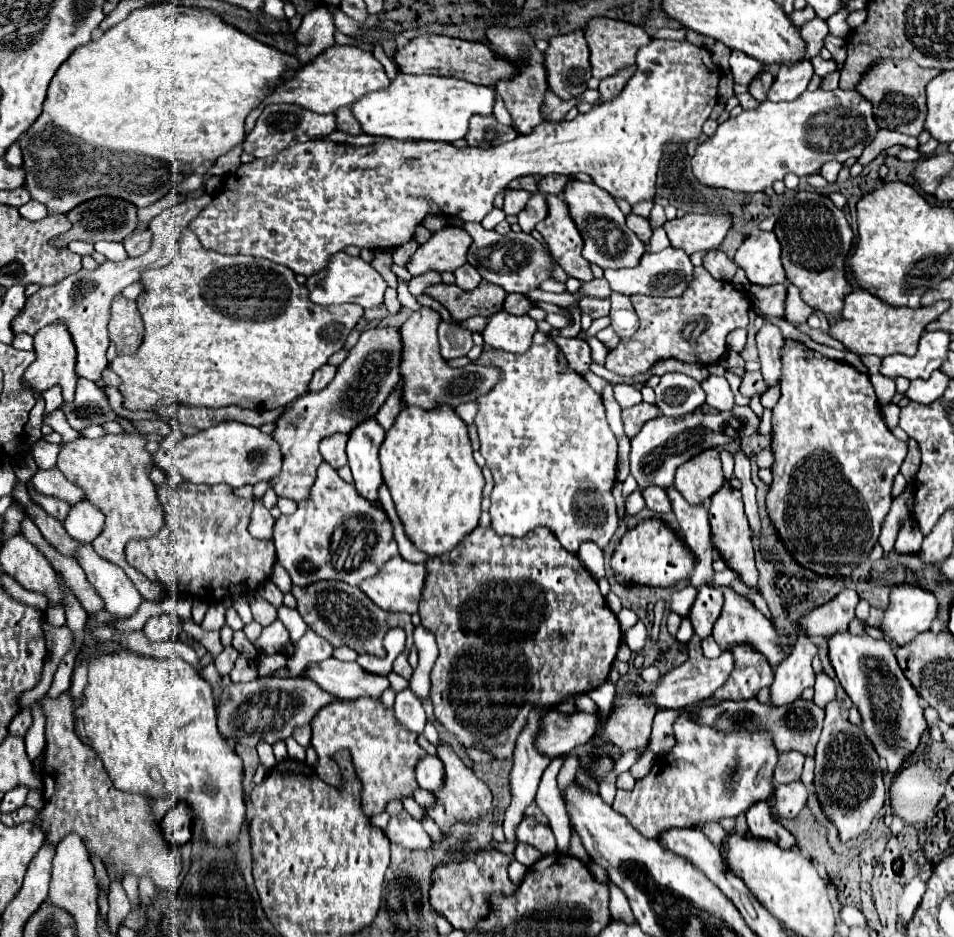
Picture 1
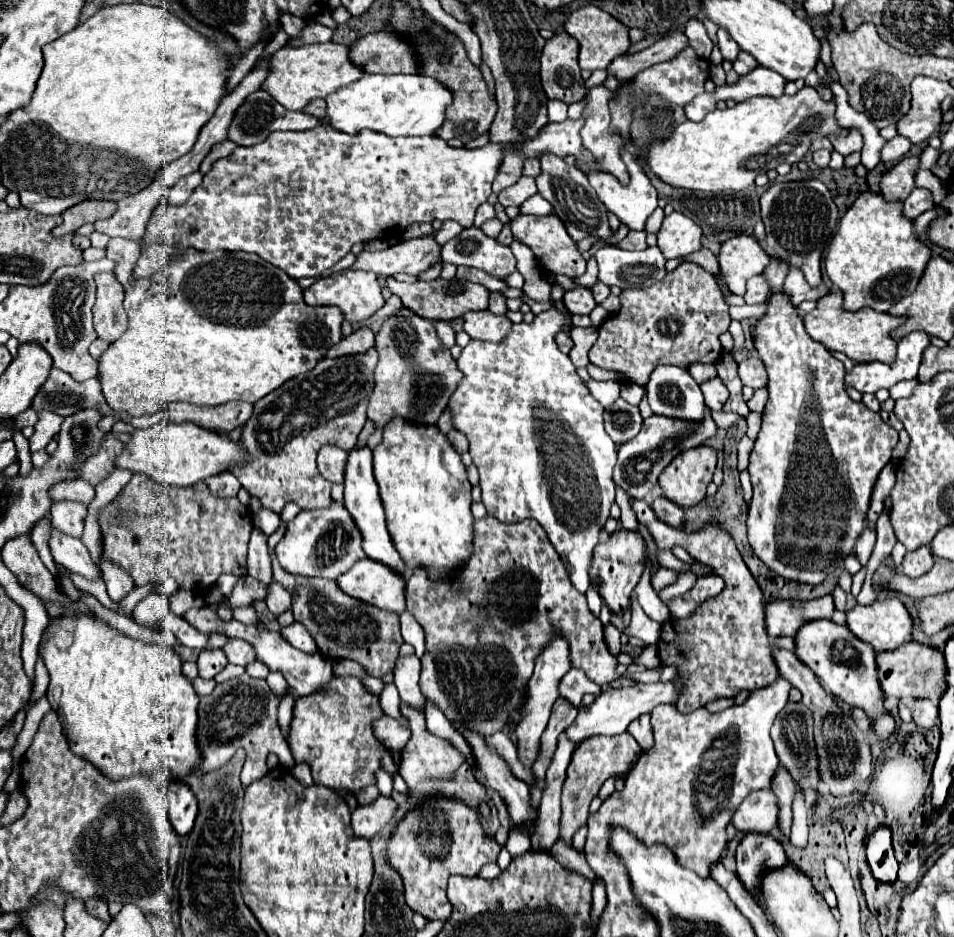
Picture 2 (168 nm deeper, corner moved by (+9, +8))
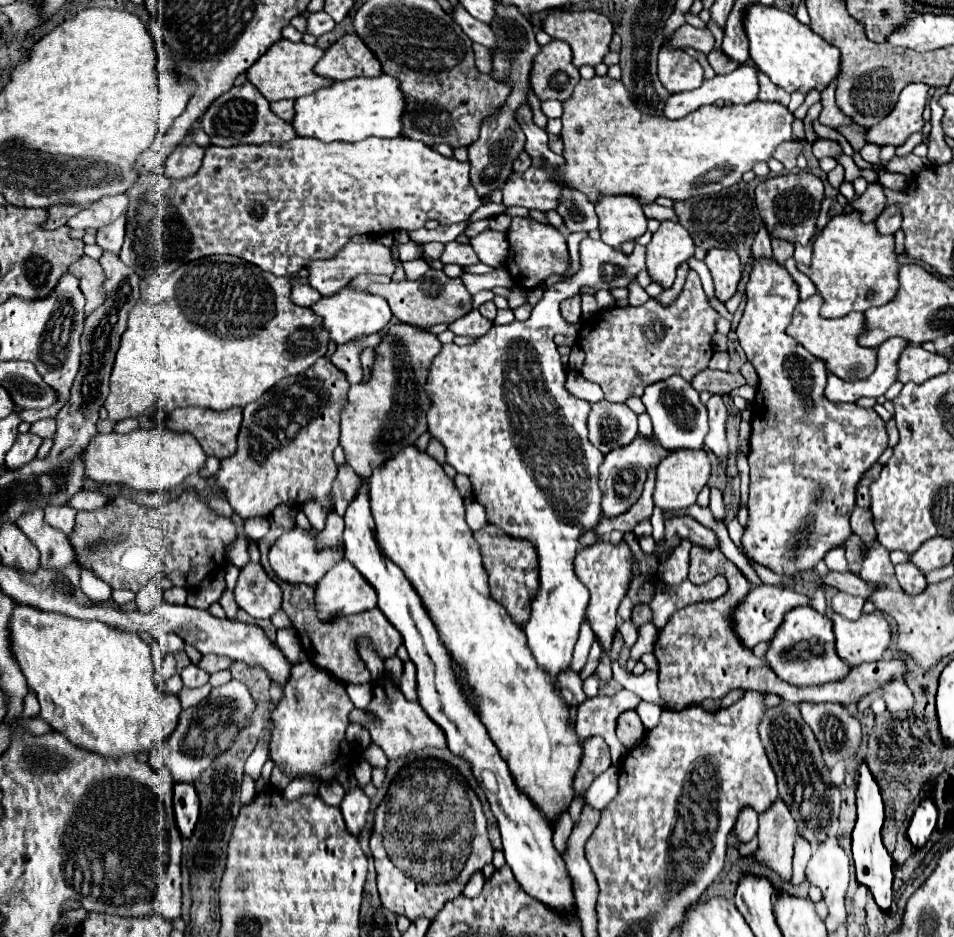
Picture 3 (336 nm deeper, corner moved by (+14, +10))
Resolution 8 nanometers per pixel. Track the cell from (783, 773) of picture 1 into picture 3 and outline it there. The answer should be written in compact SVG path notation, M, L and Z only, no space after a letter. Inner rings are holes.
M774 800L772 808L760 814L758 830L758 850L756 860L768 864L782 878L792 878L792 848L796 838L796 822L784 804L784 800Z

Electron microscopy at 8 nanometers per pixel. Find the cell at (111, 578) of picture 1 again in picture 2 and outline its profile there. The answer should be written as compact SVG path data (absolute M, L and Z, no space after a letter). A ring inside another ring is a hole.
M51 528L51 538L49 538L49 550L53 560L67 568L69 572L81 574L89 580L97 580L101 578L101 572L95 568L87 548L83 546L83 542L79 538L73 536L65 536L59 530Z

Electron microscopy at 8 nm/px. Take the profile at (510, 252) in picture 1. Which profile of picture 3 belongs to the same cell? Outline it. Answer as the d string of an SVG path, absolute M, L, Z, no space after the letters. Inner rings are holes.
M456 240L448 242L444 246L444 254L440 256L442 264L458 264L458 266L470 266L470 264L478 264L478 256L472 250L470 244L460 244Z

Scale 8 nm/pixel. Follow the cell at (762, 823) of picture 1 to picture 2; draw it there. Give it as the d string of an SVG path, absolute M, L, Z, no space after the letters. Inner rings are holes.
M745 834L737 846L737 878L751 896L759 894L761 878L769 870L779 870L787 864L783 846L771 836Z

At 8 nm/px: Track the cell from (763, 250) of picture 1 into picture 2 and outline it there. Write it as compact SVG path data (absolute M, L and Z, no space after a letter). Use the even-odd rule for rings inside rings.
M741 234L721 244L717 262L719 262L719 274L725 280L729 292L743 296L745 282L751 276L761 274L765 266L771 262L771 258L763 252L763 248L753 236Z

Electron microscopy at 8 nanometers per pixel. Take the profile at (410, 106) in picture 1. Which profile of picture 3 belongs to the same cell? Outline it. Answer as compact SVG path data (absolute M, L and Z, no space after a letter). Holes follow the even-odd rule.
M382 74L376 78L352 78L332 84L332 88L322 88L320 92L302 96L296 100L296 116L292 120L298 136L314 136L324 142L332 140L344 140L344 142L358 142L368 136L378 138L398 138L402 136L402 116L406 112L406 98L404 92L400 92L400 80L394 76Z

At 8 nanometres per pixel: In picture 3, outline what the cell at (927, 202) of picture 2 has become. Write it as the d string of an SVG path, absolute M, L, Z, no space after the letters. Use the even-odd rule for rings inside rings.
M892 204L892 206L884 208L884 212L878 216L876 224L878 224L880 232L884 232L884 234L894 234L894 232L902 226L900 206L898 206L898 204Z

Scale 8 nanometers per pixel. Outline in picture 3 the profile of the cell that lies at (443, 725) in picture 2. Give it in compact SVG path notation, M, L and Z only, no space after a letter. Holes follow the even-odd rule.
M412 660L404 664L404 674L402 674L402 686L400 690L406 694L408 700L418 700L418 684L416 684L416 666Z

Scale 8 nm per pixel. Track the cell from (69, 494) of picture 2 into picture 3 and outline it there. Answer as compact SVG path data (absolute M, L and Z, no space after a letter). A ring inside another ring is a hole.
M80 490L76 492L70 500L68 506L76 508L76 510L96 510L100 506L104 506L108 502L108 498L100 492L90 492L90 490Z

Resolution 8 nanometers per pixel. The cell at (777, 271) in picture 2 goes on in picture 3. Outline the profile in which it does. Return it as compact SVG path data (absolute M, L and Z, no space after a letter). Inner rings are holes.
M772 240L772 258L778 264L784 264L792 254L794 254L794 246L792 244L784 244L784 240Z

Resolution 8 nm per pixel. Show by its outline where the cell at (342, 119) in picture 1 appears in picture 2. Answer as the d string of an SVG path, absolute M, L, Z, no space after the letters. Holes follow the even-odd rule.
M313 100L303 108L305 114L311 114L315 118L325 118L325 100Z

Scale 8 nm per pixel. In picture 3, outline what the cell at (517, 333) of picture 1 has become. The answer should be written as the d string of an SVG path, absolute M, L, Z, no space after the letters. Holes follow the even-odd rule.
M472 310L472 312L468 312L466 316L454 320L454 322L450 324L450 330L452 330L454 334L458 334L458 336L480 338L480 336L484 336L492 326L494 326L492 320L484 318L478 310Z

